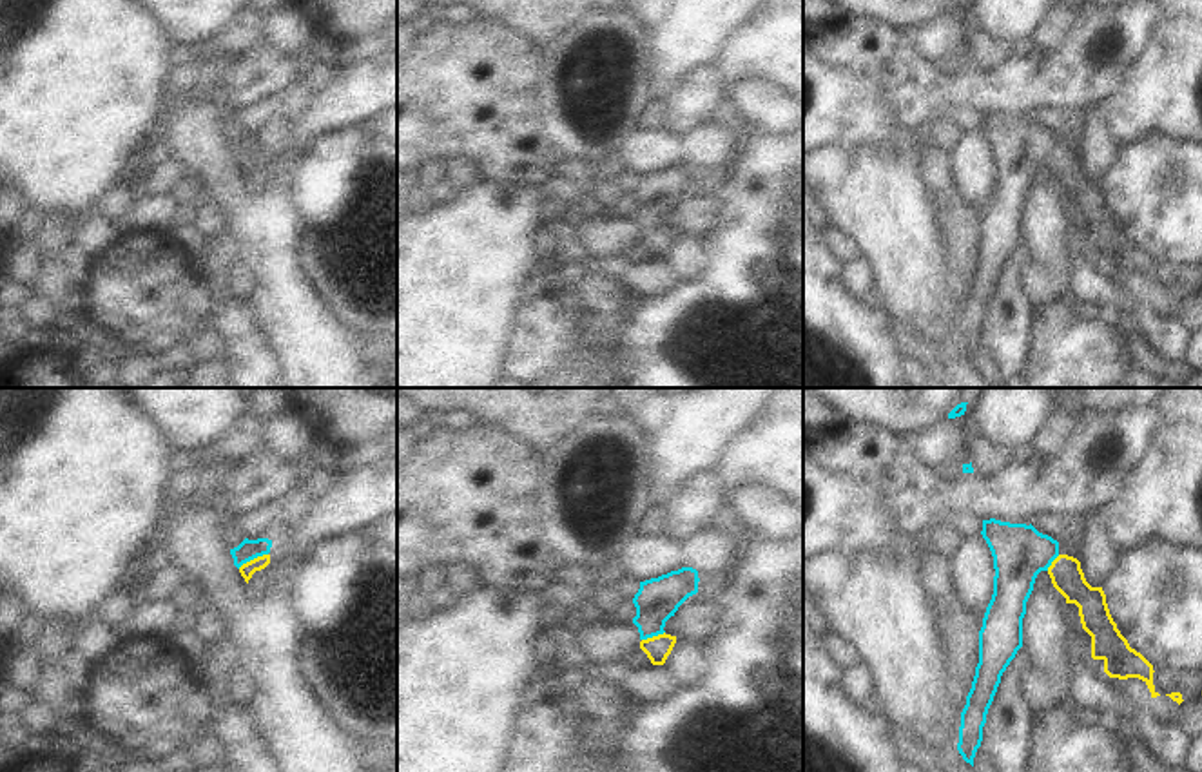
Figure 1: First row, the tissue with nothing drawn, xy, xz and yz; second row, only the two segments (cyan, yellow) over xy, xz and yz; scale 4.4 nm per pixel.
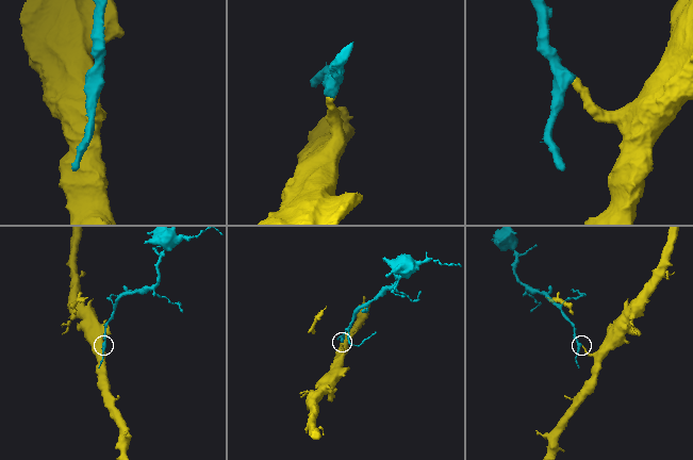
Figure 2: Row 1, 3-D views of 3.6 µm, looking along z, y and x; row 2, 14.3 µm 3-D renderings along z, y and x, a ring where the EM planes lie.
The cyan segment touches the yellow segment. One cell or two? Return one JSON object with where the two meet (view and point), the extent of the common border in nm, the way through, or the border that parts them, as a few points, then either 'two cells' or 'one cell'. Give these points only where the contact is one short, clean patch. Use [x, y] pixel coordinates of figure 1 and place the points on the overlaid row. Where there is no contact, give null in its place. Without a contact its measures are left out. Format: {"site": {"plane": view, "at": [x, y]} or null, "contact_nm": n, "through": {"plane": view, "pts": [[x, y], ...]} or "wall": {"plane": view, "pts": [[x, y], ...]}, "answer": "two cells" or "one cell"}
{"site": {"plane": "xy", "at": [252, 559]}, "contact_nm": 150, "through": {"plane": "xy", "pts": [[249, 550], [252, 559], [247, 569]]}, "answer": "one cell"}

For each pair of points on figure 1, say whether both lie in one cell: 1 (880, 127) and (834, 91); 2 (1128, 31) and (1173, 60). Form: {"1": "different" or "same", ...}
{"1": "same", "2": "different"}

